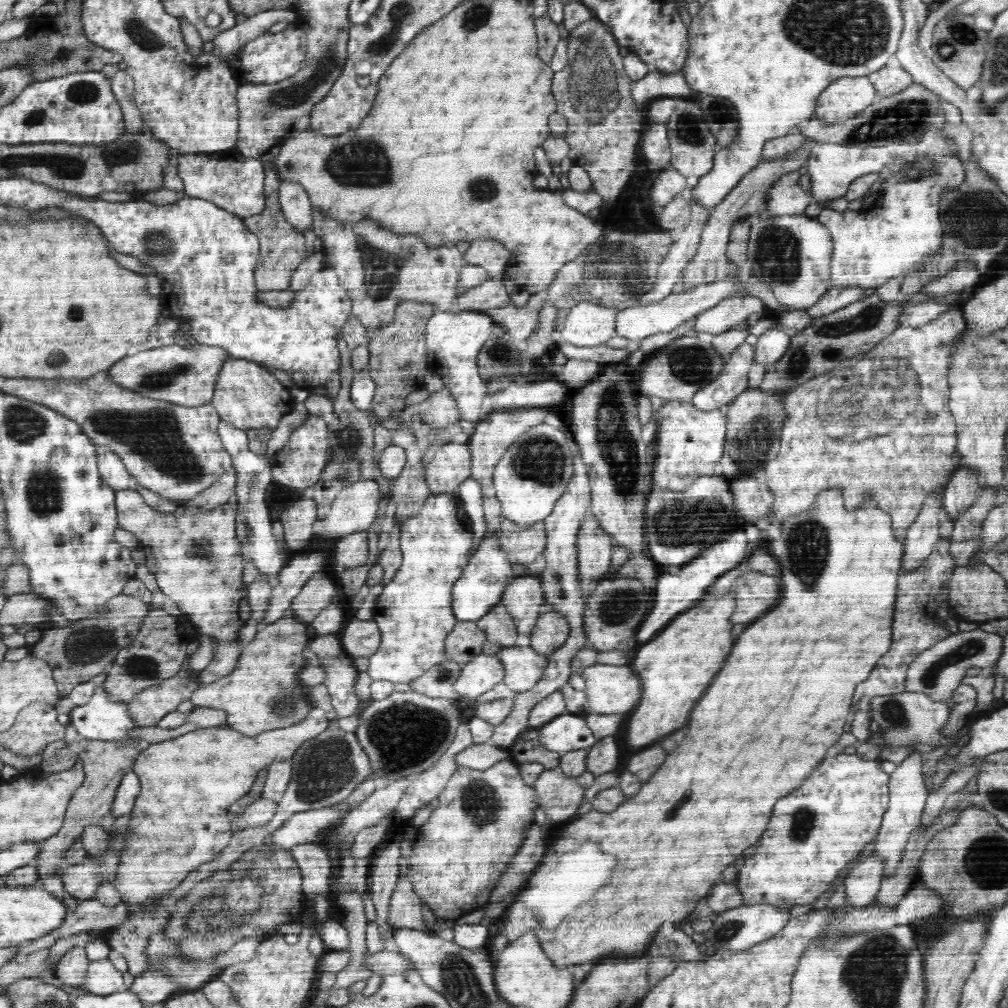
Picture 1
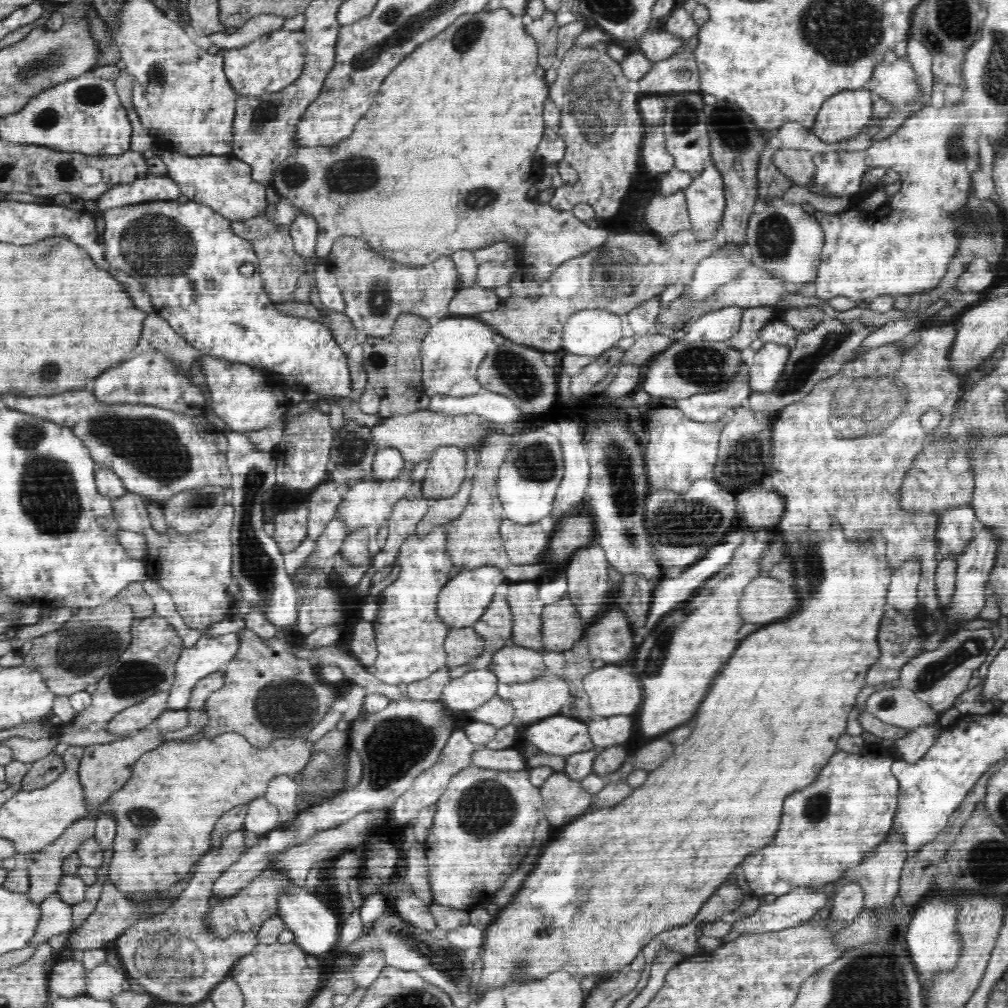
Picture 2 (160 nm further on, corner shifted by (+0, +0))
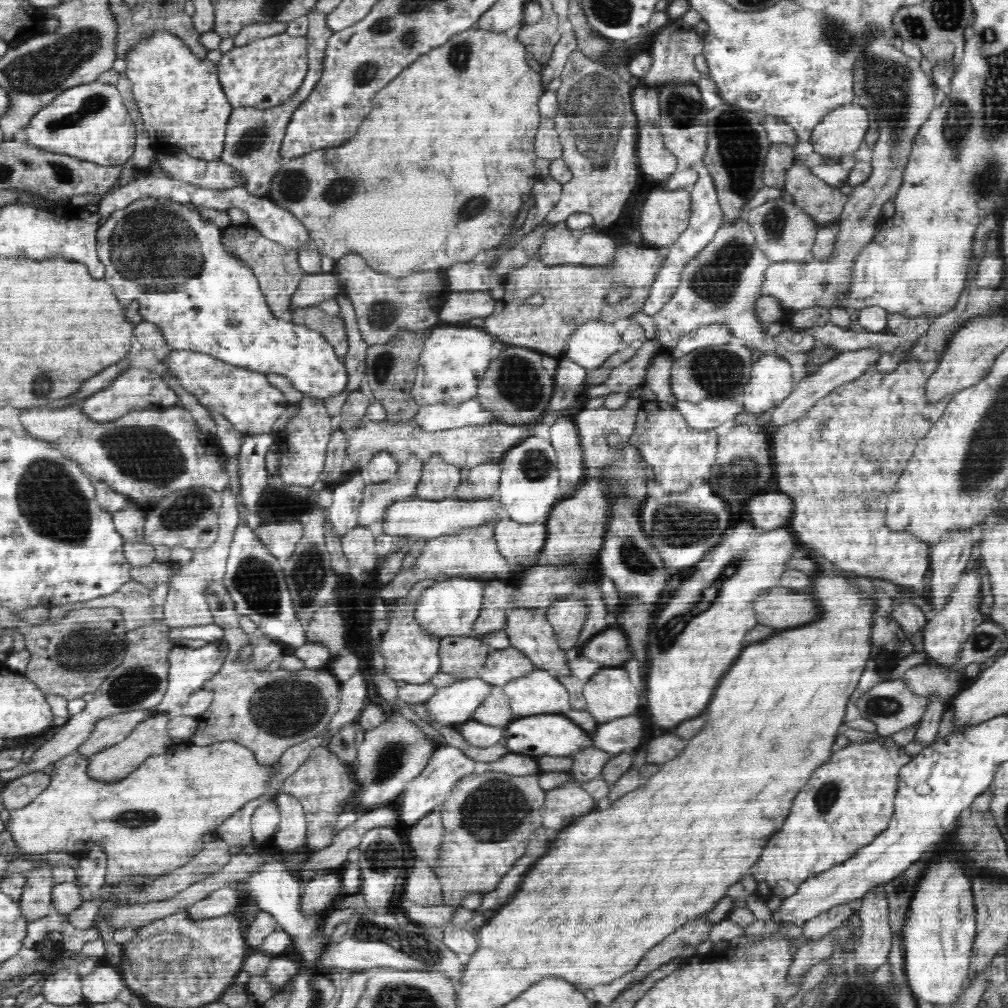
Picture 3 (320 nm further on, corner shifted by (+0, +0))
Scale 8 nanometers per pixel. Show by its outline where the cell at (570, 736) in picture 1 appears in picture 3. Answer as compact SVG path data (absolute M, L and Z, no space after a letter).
M560 714L528 716L510 721L503 729L503 738L508 740L508 752L524 756L568 756L583 749L594 747L593 740L579 725Z

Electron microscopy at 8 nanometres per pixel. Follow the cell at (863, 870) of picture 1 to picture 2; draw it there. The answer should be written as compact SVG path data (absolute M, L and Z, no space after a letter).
M848 883L833 896L831 920L839 920L840 924L850 924L857 914L863 911L864 891L858 883Z

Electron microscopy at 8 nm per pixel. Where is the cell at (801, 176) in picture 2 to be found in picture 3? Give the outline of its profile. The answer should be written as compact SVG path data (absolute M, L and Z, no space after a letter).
M795 163L785 172L784 189L820 227L835 225L847 202L838 188L828 186L810 168Z

